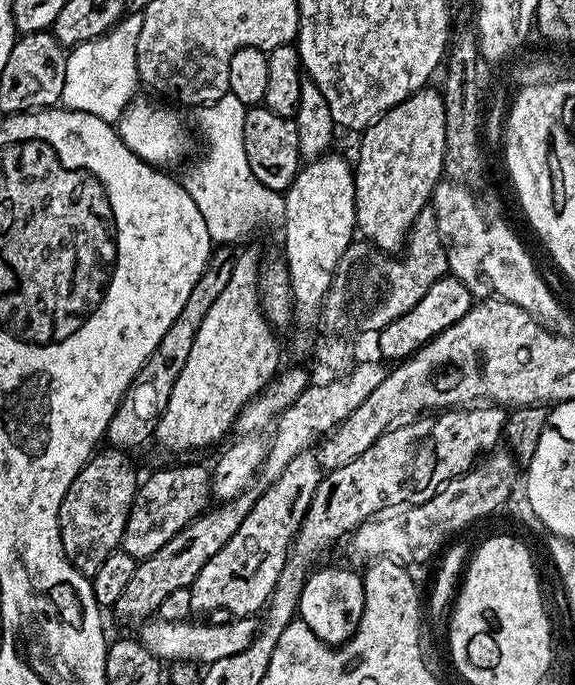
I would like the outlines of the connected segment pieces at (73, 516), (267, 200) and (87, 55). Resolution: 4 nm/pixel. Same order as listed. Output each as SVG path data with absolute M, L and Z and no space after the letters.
M111 446L97 451L92 459L85 464L83 470L70 482L70 490L62 498L60 507L60 537L64 547L64 557L74 565L77 570L89 578L96 573L98 566L110 558L112 552L117 551L124 543L124 531L128 515L132 509L132 503L136 500L138 479L136 480L136 468L127 451Z
M228 91L212 104L203 105L200 132L204 135L204 157L182 176L184 189L194 198L194 206L206 218L206 230L213 245L236 246L239 240L260 232L264 227L283 225L286 206L283 195L258 182L250 161L246 159L246 142L242 142L242 126L246 122L246 105Z
M132 15L121 19L111 32L99 37L98 42L78 44L68 52L66 86L62 86L63 107L109 122L119 121L124 115L138 89L136 47L138 34L142 34L142 15Z

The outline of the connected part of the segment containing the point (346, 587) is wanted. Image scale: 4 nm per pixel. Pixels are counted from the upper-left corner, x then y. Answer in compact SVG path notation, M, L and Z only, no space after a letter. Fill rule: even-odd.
M319 568L302 586L298 616L322 642L339 646L358 630L364 609L364 578L359 571L351 572L348 568Z

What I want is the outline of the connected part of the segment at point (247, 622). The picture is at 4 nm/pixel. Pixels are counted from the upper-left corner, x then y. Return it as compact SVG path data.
M241 616L226 625L212 625L207 622L190 624L182 621L166 621L159 618L143 621L139 625L138 639L162 662L199 662L207 666L218 662L218 658L230 658L230 654L242 654L258 634L256 616Z

